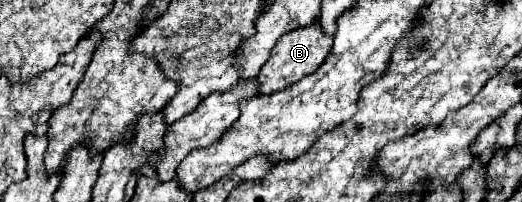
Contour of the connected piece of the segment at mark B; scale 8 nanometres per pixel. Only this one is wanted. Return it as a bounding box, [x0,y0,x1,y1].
[258,20,332,94]

